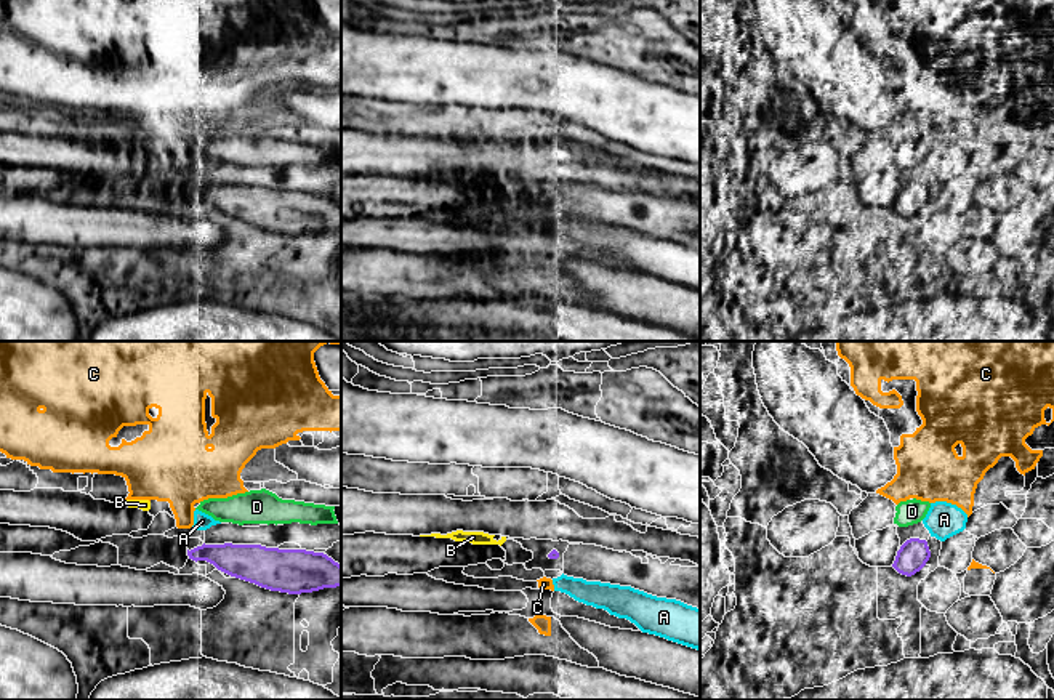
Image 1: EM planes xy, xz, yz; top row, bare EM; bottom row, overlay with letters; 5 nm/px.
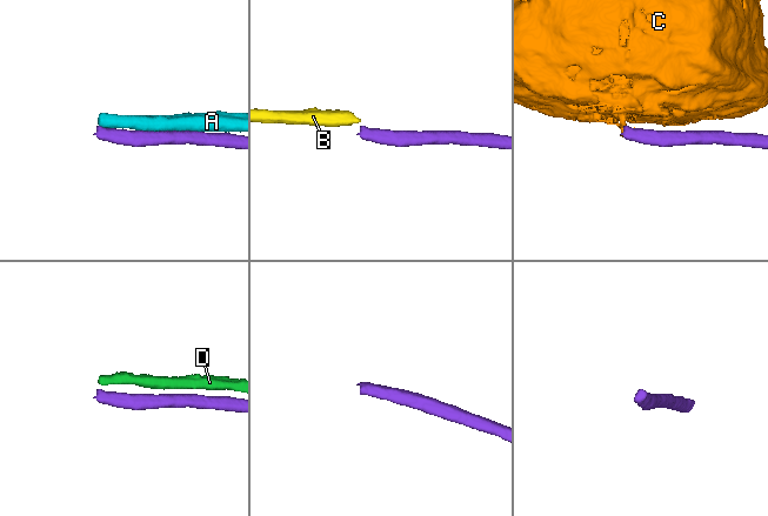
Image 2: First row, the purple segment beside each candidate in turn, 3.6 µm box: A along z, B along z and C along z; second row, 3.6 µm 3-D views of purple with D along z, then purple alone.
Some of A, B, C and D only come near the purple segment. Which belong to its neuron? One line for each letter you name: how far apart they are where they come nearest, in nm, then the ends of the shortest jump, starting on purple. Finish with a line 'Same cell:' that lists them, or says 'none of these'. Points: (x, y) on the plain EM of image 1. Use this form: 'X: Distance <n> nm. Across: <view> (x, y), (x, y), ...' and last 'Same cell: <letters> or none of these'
Same cell: none of these

